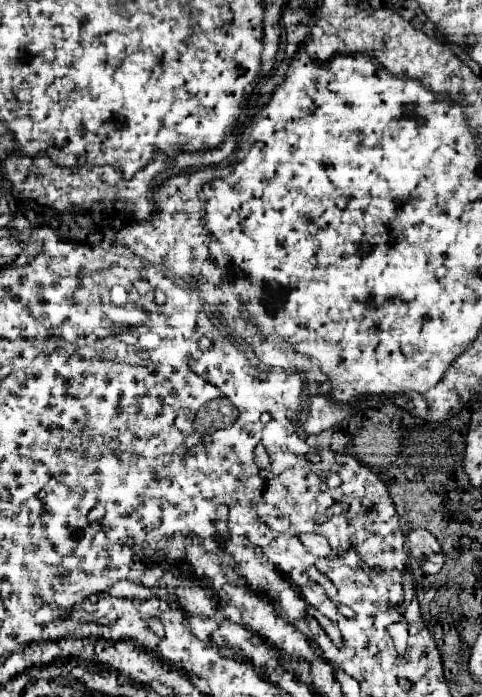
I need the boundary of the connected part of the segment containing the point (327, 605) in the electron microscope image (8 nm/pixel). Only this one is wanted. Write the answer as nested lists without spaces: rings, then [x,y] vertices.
[[[327,598],[320,606],[320,612],[324,614],[324,616],[328,617],[333,622],[338,622],[339,628],[339,620],[342,620],[342,614],[338,611],[336,605]]]

